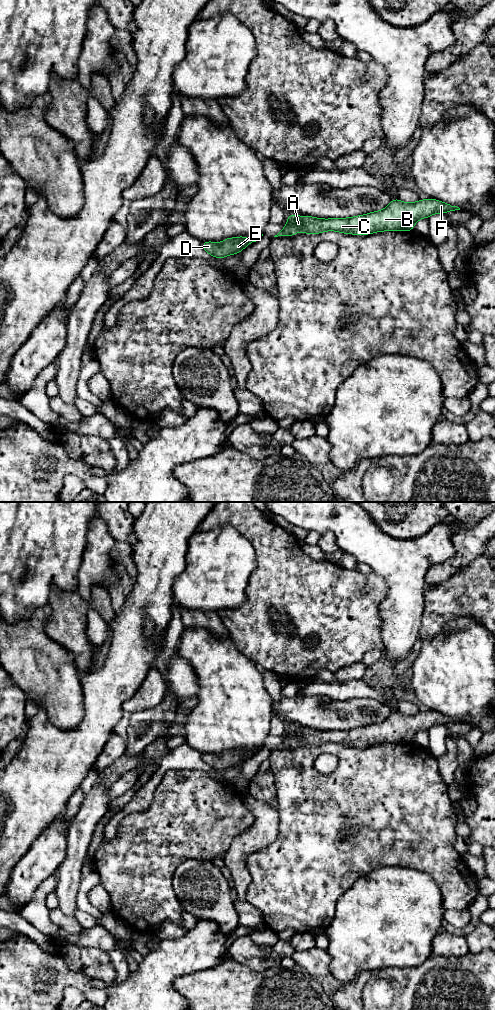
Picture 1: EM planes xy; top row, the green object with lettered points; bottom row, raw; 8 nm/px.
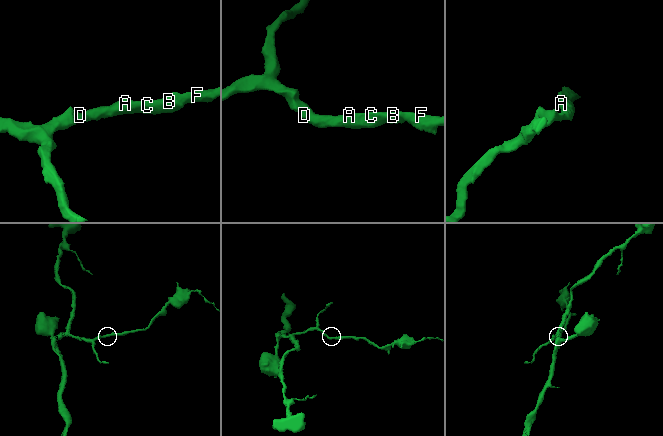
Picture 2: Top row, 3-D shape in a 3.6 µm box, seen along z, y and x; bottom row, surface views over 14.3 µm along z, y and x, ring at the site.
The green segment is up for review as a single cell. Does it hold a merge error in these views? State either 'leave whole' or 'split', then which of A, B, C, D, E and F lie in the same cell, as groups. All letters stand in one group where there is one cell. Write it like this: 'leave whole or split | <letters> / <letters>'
leave whole | A B C D E F

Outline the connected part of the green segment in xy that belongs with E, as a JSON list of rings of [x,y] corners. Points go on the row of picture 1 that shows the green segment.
[[[244,236],[227,238],[219,244],[206,241],[202,243],[202,248],[215,258],[225,258],[227,255],[240,253],[248,244],[258,241],[260,238],[258,237],[255,240]]]

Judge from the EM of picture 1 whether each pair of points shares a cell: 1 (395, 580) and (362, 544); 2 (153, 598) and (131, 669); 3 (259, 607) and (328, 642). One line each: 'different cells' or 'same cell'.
1: same cell
2: same cell
3: same cell

